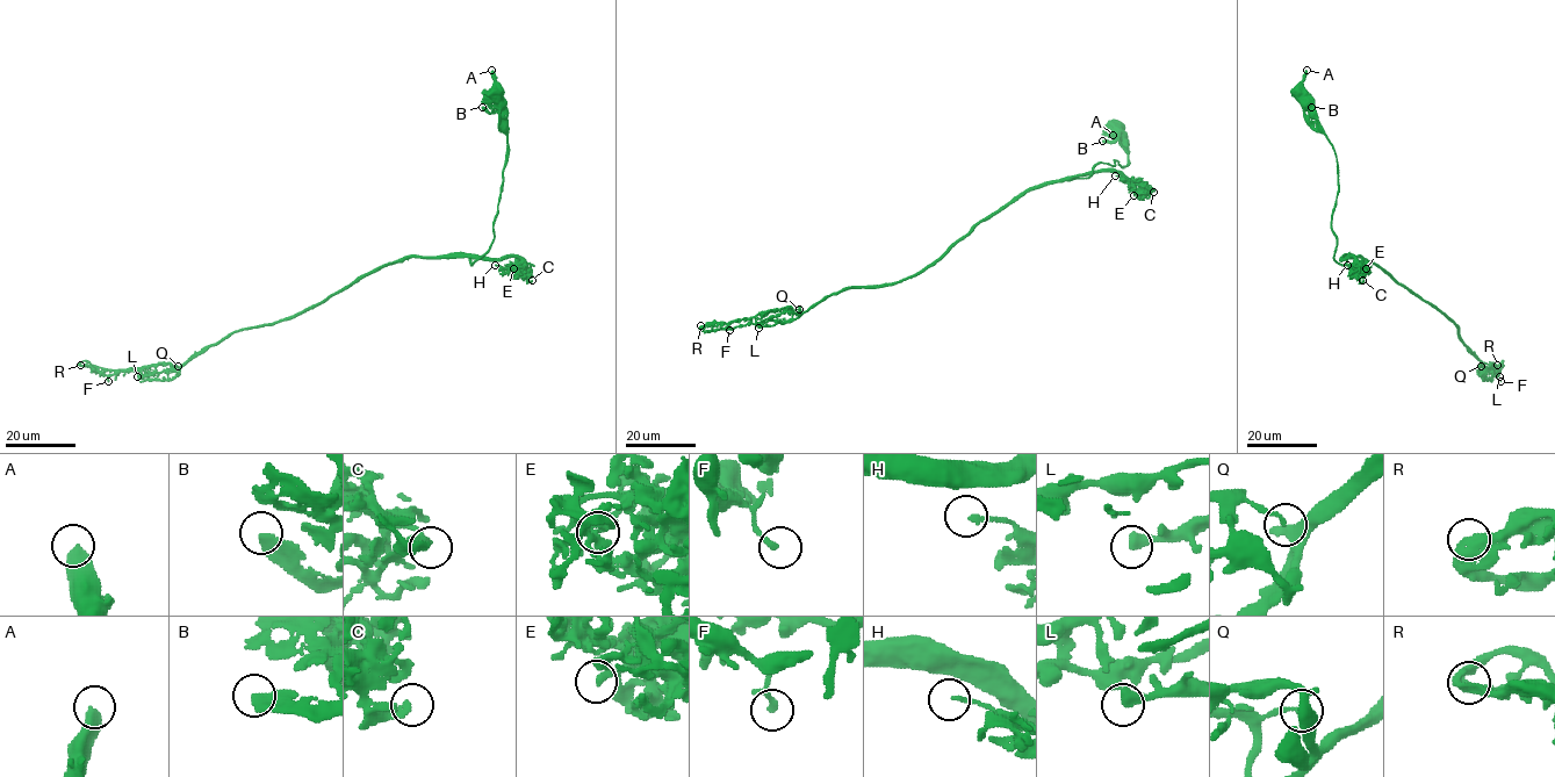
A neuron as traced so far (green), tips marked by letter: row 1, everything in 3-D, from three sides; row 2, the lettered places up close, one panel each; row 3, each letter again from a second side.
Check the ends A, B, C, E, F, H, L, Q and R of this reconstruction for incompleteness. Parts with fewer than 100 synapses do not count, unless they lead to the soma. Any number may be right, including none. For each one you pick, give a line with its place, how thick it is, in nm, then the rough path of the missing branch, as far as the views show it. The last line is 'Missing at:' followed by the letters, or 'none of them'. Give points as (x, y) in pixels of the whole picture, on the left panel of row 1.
Missing at: none of them

